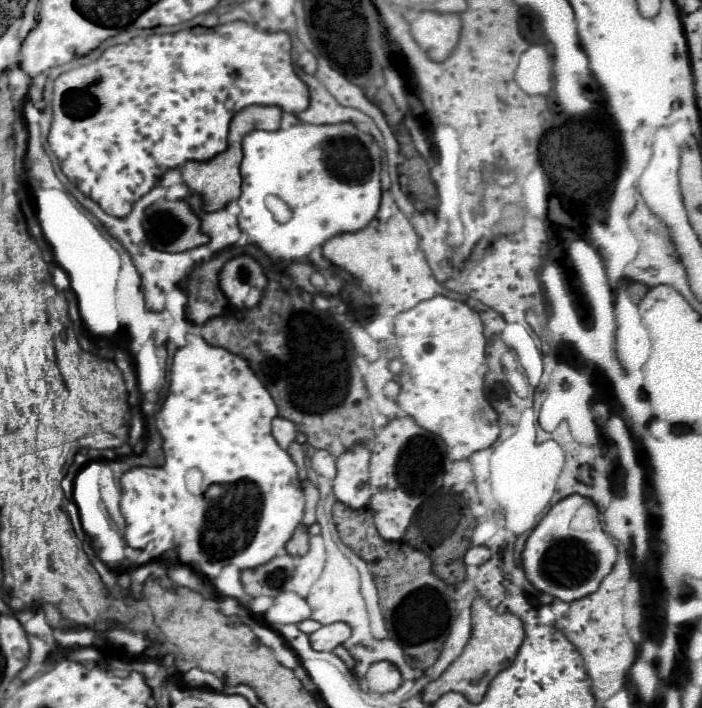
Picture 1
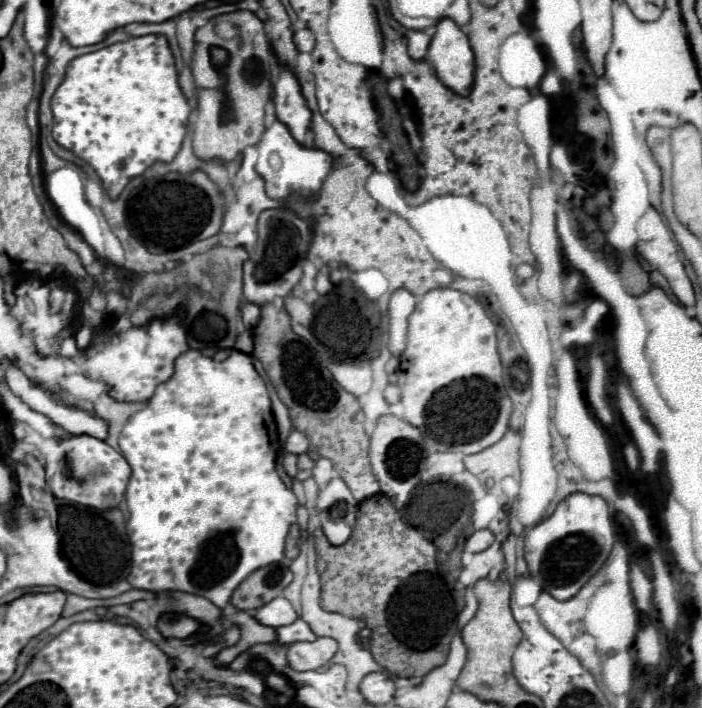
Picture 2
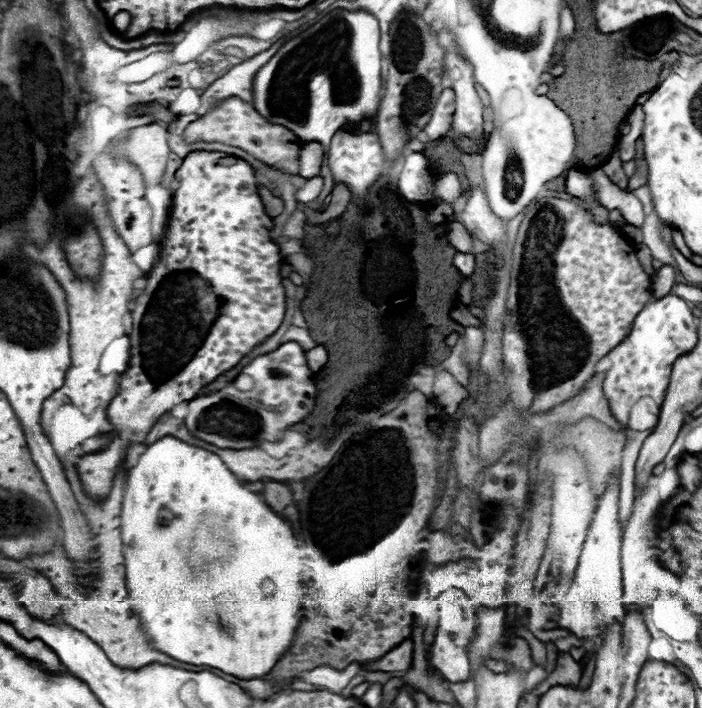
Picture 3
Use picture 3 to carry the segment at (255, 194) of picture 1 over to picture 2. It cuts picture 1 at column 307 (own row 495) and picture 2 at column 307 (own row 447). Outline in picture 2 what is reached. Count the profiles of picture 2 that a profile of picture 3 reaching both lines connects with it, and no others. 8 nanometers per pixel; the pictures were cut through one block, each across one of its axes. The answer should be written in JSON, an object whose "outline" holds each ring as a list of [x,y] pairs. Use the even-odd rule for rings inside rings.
{"outline":[[[276,120],[262,136],[262,140],[258,142],[258,162],[256,162],[256,170],[258,174],[266,180],[266,192],[270,198],[286,198],[290,192],[298,190],[302,192],[302,196],[310,196],[314,194],[322,180],[326,178],[330,166],[332,166],[332,158],[322,152],[322,150],[314,150],[314,148],[306,148],[306,146],[300,146],[290,130],[280,122]]]}

